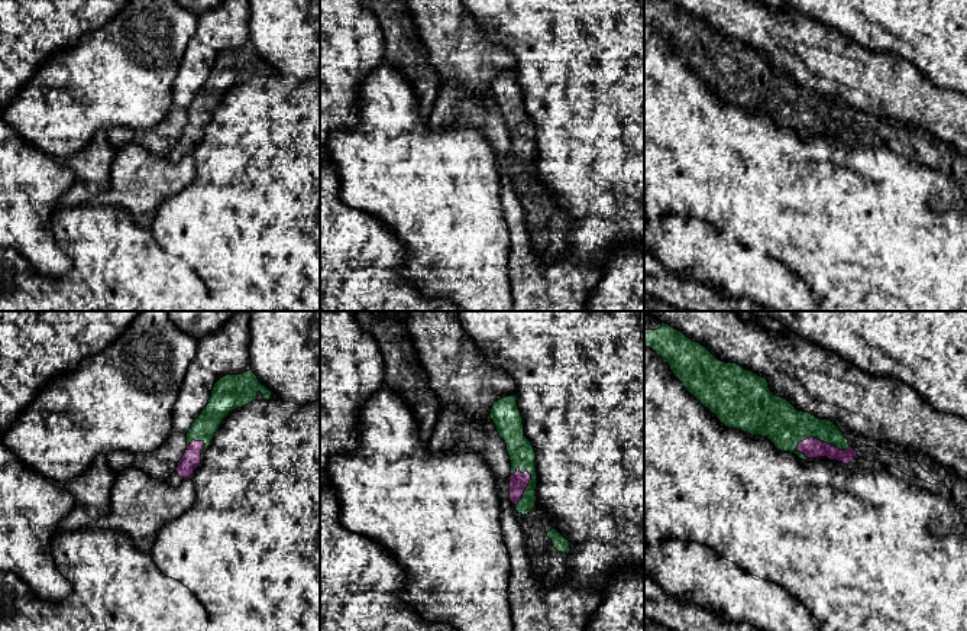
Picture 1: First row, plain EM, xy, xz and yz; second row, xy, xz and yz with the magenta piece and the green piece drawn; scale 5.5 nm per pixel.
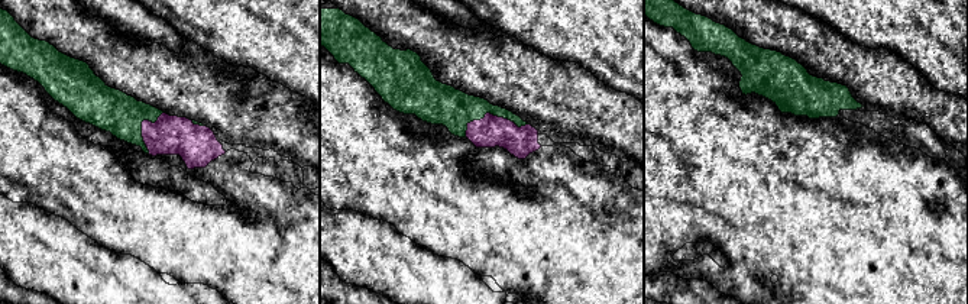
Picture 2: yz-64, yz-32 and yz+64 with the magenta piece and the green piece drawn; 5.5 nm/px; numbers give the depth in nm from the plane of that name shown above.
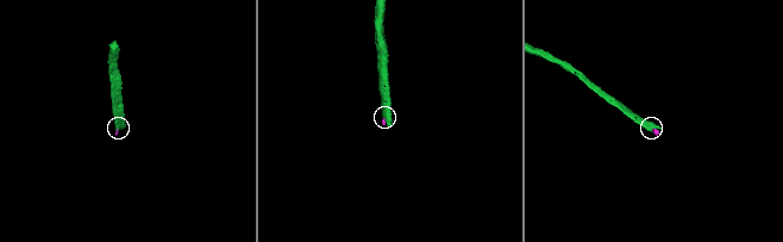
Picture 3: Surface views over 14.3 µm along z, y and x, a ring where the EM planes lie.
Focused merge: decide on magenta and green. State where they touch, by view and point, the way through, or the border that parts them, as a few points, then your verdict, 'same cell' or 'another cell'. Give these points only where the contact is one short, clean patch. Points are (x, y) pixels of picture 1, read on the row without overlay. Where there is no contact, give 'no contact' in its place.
yz (820, 116) | across yz (811, 123), (820, 116), (789, 106), (779, 97) | same cell

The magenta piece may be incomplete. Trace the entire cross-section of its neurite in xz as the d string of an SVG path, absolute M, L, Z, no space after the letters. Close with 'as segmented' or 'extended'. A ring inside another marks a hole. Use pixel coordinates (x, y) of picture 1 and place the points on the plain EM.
M517 71L495 77L489 93L499 113L505 117L511 136L510 177L518 190L527 191L537 177L536 127L531 117L524 111Z; extended

